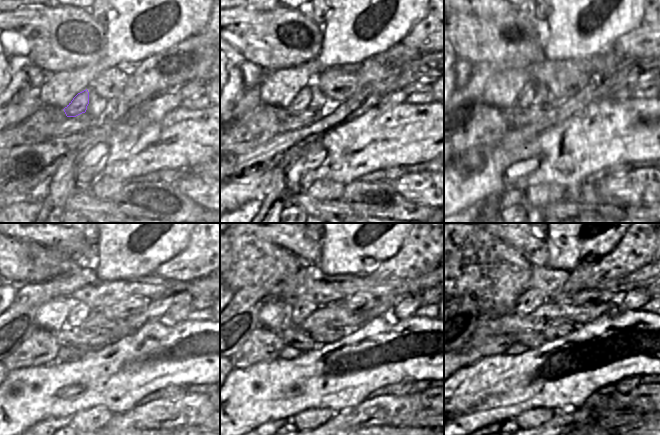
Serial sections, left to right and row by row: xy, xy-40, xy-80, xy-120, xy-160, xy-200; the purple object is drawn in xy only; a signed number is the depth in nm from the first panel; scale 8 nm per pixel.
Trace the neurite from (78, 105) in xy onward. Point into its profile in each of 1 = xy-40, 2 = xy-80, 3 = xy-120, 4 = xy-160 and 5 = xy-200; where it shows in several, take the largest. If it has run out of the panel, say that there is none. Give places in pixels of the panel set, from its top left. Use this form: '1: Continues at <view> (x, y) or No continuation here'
1: Continues at xy-40 (301, 102)
2: Continues at xy-80 (526, 97)
3: Continues at xy-120 (78, 315)
4: Continues at xy-160 (302, 306)
5: Continues at xy-200 (532, 298).

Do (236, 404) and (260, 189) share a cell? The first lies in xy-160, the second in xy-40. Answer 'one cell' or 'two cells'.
one cell

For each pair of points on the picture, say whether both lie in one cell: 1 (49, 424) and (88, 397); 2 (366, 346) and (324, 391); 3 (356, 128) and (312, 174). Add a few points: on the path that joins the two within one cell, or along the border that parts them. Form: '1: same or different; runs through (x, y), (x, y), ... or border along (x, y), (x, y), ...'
1: different; border along (70, 416), (46, 418), (36, 423)
2: same; runs through (346, 344), (343, 343), (321, 354), (321, 371)
3: same; runs through (350, 141), (325, 166)

